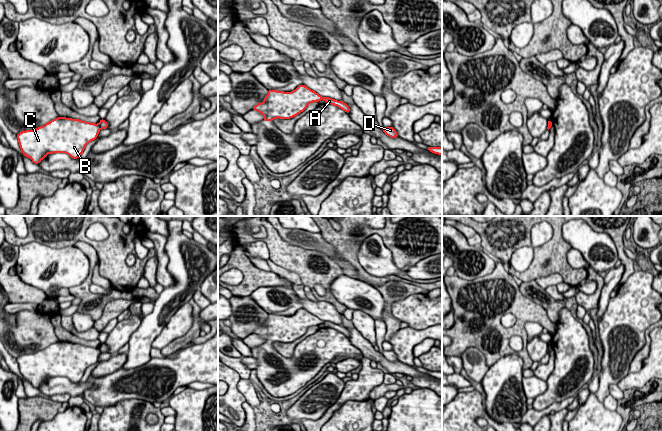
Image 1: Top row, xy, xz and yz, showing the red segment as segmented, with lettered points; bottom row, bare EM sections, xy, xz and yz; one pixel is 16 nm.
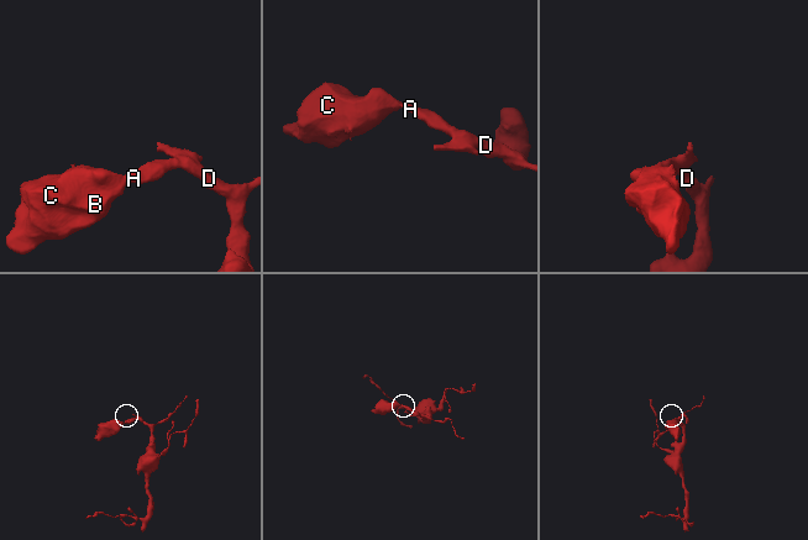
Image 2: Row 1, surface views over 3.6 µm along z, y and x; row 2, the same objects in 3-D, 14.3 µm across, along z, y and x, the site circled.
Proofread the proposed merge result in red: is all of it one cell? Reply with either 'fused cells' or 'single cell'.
fused cells

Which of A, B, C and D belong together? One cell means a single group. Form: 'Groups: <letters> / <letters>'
Groups: A D / B C

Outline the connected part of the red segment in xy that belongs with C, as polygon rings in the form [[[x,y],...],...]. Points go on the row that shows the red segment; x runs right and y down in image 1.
[[[58,117],[16,136],[23,156],[39,164],[47,154],[52,153],[66,153],[73,159],[81,157],[85,146],[97,138],[100,130],[99,124]]]

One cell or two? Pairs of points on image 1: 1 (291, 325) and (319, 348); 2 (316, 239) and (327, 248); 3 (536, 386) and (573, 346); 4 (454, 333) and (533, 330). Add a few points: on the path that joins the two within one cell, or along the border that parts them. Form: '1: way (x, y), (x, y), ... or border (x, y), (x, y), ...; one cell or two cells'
1: way (263, 353), (264, 380), (273, 387), (302, 372); one cell
2: way (319, 242), (324, 247); one cell
3: border (547, 381), (547, 388), (534, 399); two cells
4: border (540, 323), (527, 322), (525, 324), (527, 341); two cells

